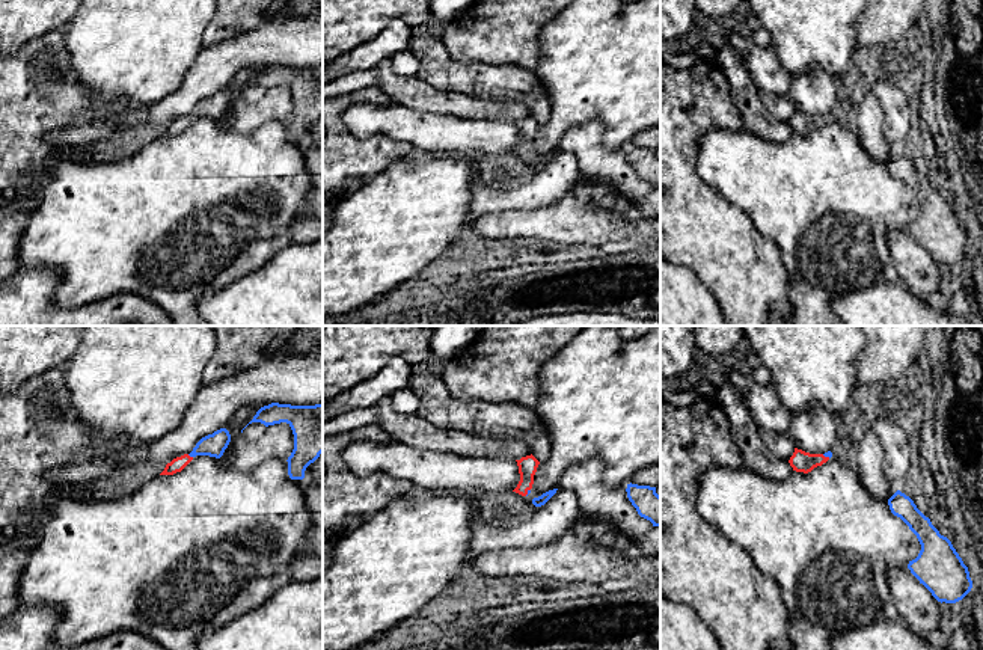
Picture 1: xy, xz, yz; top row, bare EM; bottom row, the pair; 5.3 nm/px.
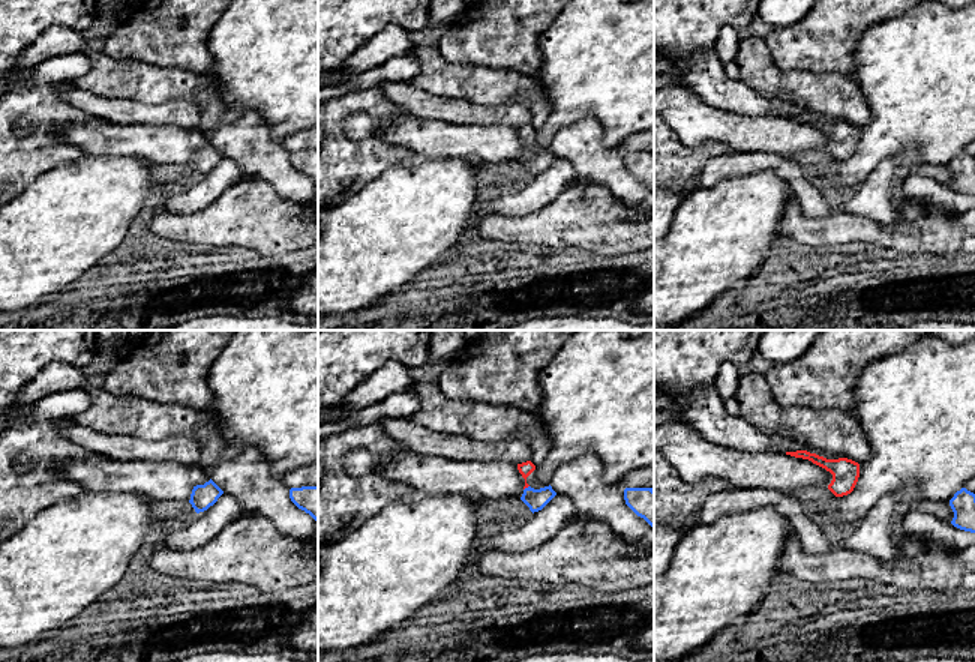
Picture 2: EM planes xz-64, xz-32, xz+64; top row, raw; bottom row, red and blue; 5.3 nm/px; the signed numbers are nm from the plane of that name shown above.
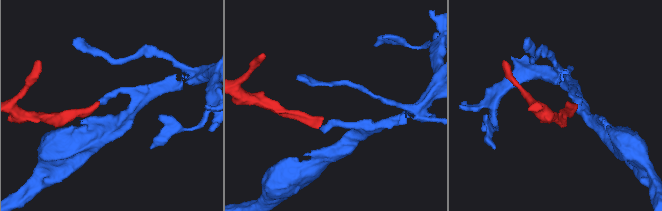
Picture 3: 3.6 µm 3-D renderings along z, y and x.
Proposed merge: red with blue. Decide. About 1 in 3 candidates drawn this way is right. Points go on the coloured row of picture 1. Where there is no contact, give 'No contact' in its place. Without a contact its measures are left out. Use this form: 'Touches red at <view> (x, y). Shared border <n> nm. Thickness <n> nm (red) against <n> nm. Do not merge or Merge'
Touches red at xy (189, 456). Shared border 40 nm. Thickness 80 nm (red) against 120 nm. Merge

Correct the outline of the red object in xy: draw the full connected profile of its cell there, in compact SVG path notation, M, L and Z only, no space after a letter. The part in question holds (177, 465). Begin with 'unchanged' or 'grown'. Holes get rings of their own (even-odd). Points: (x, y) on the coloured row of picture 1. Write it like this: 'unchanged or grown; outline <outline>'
grown; outline M220 428L213 434L202 437L190 454L173 458L166 465L160 475L173 475L181 472L196 455L210 455L220 458L231 442L231 434L226 428Z

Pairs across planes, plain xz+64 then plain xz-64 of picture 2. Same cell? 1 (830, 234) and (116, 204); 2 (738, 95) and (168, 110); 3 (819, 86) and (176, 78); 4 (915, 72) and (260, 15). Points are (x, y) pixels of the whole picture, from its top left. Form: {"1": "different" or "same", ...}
{"1": "different", "2": "same", "3": "same", "4": "same"}

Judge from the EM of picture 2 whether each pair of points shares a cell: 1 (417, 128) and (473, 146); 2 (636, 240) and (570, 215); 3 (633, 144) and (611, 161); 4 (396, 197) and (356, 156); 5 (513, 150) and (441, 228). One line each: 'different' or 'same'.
1: same
2: same
3: different
4: different
5: different

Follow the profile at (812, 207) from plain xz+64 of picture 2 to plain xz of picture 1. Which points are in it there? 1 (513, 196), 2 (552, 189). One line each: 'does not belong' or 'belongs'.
1: belongs
2: belongs

